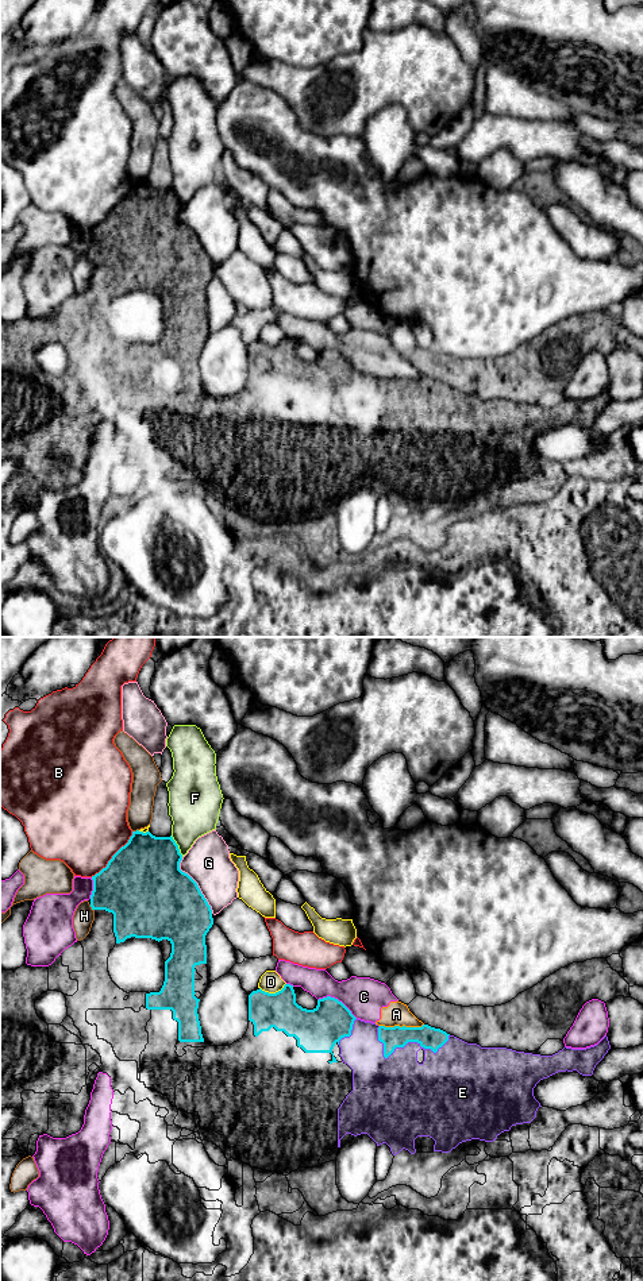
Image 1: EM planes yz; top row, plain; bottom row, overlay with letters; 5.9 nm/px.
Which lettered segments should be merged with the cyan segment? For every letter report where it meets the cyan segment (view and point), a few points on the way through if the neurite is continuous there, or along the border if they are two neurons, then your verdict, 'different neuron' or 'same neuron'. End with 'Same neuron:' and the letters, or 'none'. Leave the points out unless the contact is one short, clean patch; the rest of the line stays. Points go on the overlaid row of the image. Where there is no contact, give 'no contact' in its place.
A: yz (403, 1026) | along yz (423, 1023), (420, 1026), (380, 1026) | different neuron
B: yz (112, 856) | different neuron
C: yz (337, 999) | different neuron
D: yz (273, 994) | different neuron
E: yz (404, 1045) | same neuron
F: yz (177, 847) | along yz (170, 836), (183, 856) | different neuron
G: yz (196, 884) | different neuron
H: yz (91, 906) | different neuron
Same neuron: E

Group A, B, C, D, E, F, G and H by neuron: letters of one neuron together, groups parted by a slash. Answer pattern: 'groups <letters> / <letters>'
groups A C / B / D / E / F / G / H

